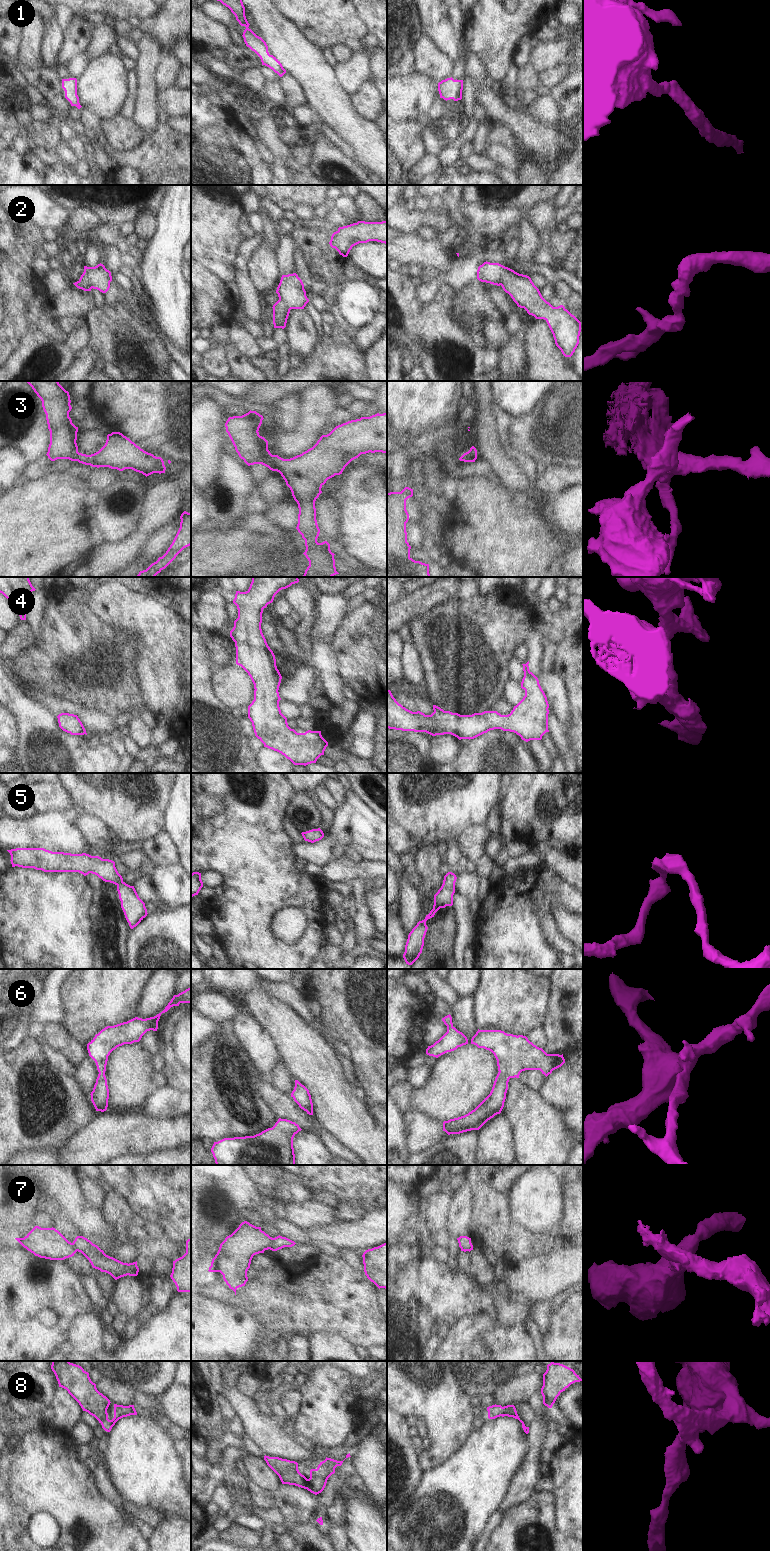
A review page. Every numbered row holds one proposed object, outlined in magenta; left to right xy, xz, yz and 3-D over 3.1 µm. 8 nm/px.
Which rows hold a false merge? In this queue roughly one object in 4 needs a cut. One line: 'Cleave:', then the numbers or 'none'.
Cleave: 3, 7

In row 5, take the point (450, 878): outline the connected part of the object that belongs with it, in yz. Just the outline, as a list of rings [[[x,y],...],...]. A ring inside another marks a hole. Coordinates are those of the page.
[[[448,872],[444,876],[443,884],[438,892],[434,895],[433,909],[425,919],[419,921],[417,925],[412,929],[408,935],[408,939],[405,945],[405,952],[403,958],[408,965],[412,965],[422,953],[424,946],[424,938],[427,932],[426,921],[434,917],[435,913],[440,908],[453,905],[453,895],[455,893],[456,875],[452,872]]]

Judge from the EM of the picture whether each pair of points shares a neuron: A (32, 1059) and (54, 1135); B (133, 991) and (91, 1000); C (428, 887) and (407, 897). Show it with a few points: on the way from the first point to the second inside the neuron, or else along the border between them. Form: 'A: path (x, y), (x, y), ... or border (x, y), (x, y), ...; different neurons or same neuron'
A: path (18, 1079), (19, 1105), (34, 1121); same neuron
B: path (123, 991), (101, 992); same neuron
C: border (415, 887), (420, 901), (420, 915); different neurons

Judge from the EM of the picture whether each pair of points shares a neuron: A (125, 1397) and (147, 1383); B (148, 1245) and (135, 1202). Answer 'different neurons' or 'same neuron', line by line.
A: different neurons
B: different neurons

